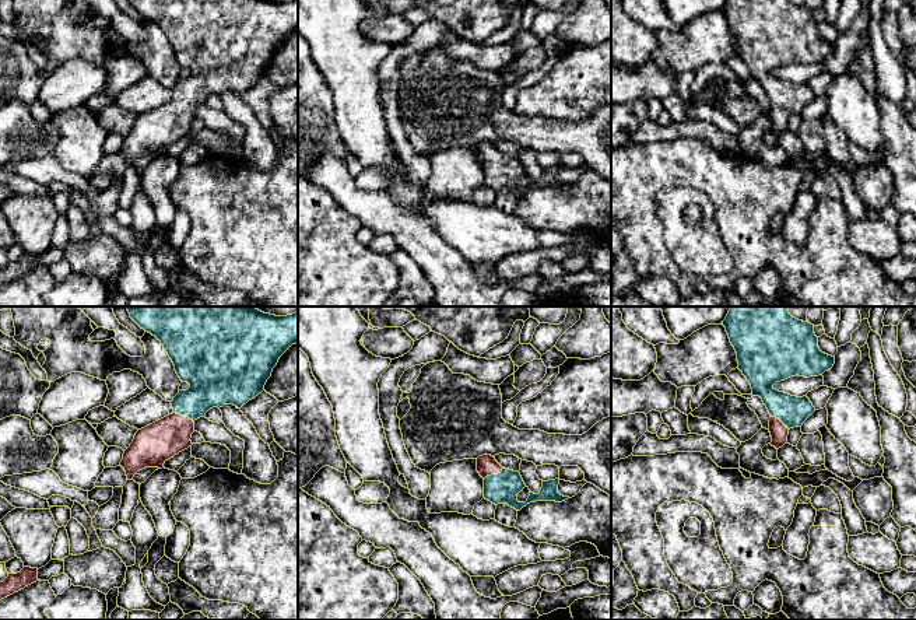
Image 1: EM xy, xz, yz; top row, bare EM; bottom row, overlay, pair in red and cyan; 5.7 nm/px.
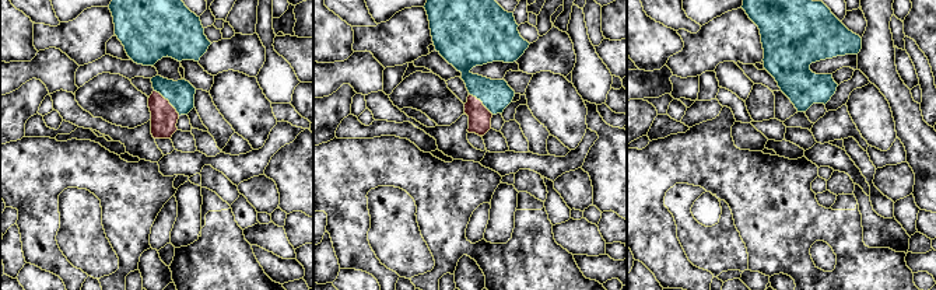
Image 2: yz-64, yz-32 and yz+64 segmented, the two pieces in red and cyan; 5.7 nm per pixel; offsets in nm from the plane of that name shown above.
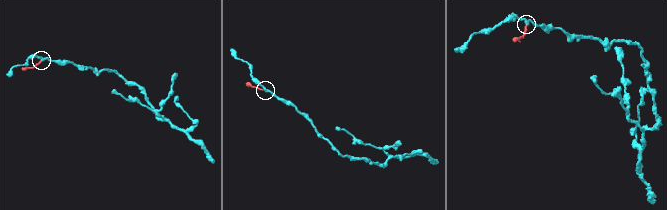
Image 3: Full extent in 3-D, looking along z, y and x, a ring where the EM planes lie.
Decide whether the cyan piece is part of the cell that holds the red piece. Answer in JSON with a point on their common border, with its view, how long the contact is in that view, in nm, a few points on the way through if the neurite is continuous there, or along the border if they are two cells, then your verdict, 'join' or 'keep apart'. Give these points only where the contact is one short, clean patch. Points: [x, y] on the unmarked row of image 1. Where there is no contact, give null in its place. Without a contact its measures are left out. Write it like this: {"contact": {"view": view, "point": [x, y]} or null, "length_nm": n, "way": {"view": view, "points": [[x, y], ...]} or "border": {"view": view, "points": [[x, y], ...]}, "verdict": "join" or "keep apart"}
{"contact": {"view": "xy", "point": [183, 102]}, "length_nm": 140, "way": {"view": "xy", "points": [[160, 128], [183, 102], [213, 70]]}, "verdict": "join"}

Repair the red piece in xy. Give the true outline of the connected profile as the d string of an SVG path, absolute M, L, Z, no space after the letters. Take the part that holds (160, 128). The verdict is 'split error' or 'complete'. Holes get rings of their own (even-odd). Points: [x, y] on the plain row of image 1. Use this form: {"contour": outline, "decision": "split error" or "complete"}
{"contour": "M130 0L130 4L161 28L178 63L190 74L173 84L169 102L136 119L120 148L127 167L145 154L162 155L168 146L192 133L194 108L210 95L224 91L241 95L262 80L280 43L298 29L298 0Z", "decision": "split error"}

